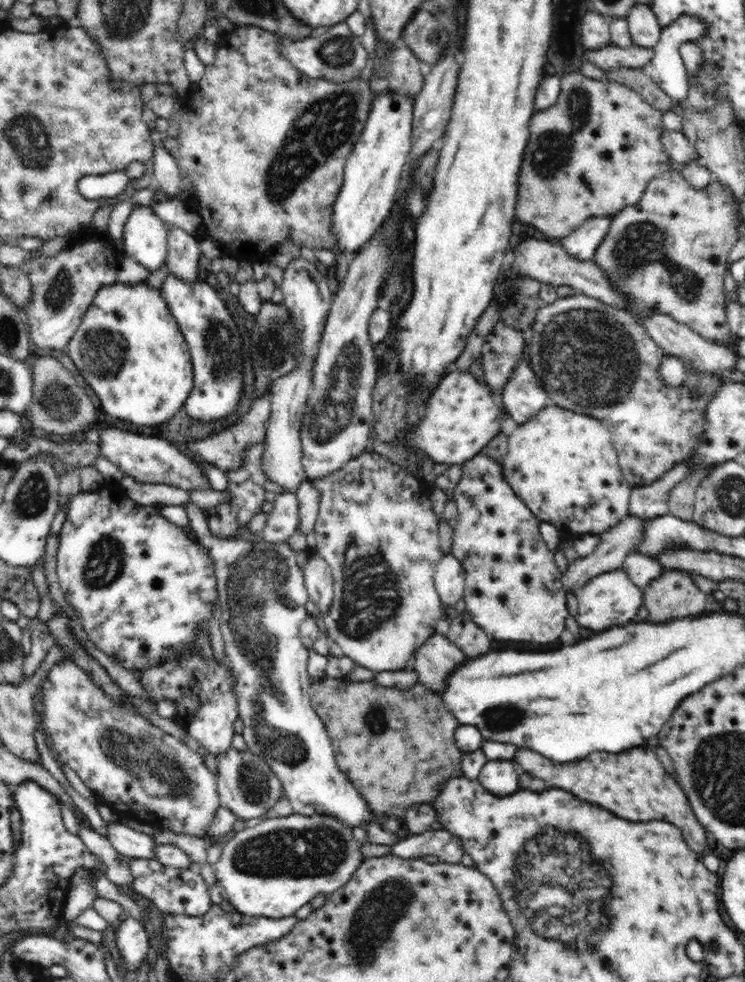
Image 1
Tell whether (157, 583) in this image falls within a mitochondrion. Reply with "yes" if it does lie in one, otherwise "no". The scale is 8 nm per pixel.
no

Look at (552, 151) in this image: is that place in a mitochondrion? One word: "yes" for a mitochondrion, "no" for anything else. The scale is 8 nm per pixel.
yes

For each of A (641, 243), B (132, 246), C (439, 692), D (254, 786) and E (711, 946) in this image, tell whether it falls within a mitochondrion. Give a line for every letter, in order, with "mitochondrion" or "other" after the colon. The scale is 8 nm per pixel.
A: mitochondrion
B: other
C: other
D: mitochondrion
E: other

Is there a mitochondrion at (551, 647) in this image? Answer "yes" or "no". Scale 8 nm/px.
no

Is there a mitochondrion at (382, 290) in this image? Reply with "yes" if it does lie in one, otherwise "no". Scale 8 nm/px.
no

